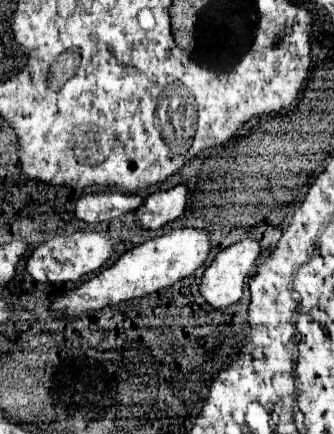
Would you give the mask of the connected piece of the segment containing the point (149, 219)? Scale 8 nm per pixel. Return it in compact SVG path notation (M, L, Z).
M184 183L168 191L156 191L136 209L136 219L144 229L164 227L166 223L176 221L184 213L186 201L188 201L188 185Z

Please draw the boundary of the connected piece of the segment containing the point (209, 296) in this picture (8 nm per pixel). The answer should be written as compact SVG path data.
M244 239L244 241L238 241L226 249L222 249L212 265L204 271L204 277L202 277L202 283L200 283L200 293L204 295L204 299L212 305L212 307L218 307L218 309L224 309L232 303L236 303L240 297L242 297L242 287L246 283L246 277L252 275L254 267L256 267L256 261L262 253L262 247L256 239Z

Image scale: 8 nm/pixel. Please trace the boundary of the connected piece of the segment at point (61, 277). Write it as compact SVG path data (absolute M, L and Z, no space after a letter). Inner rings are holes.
M74 231L72 235L60 235L38 245L26 263L26 271L36 281L44 283L78 281L84 275L96 273L112 257L112 253L112 239L108 231Z

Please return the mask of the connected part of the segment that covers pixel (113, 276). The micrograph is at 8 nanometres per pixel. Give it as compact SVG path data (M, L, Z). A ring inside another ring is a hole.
M184 227L184 229L172 229L168 235L160 235L156 239L150 239L142 245L136 245L134 249L126 251L114 265L106 267L86 283L82 283L78 289L62 295L58 301L54 301L56 313L68 313L68 317L78 317L86 311L96 311L106 305L114 305L120 301L130 301L136 297L150 295L158 289L170 287L176 281L192 275L200 265L206 263L208 253L212 249L212 229L200 229L200 227Z

